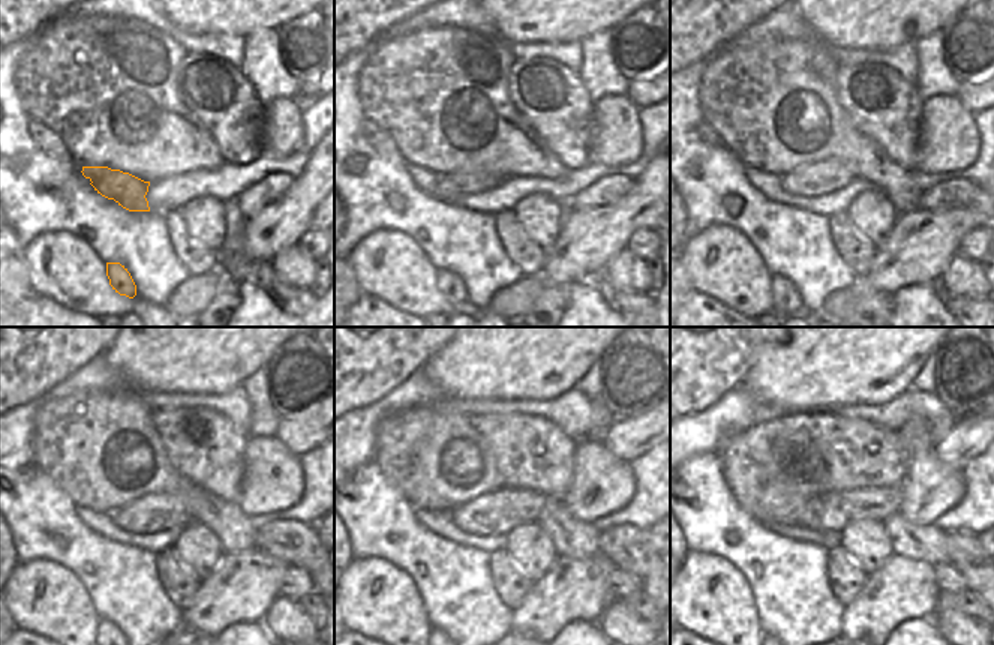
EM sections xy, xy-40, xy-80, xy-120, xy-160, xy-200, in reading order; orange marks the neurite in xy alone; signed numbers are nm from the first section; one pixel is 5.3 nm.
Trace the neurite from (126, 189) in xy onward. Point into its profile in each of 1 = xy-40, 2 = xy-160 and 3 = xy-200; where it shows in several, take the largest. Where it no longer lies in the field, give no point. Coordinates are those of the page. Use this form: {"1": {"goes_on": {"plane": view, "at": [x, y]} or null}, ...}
{"1": {"goes_on": {"plane": "xy-40", "at": [449, 185]}}, "2": {"goes_on": {"plane": "xy-160", "at": [458, 519]}}, "3": {"goes_on": {"plane": "xy-200", "at": [807, 524]}}}

